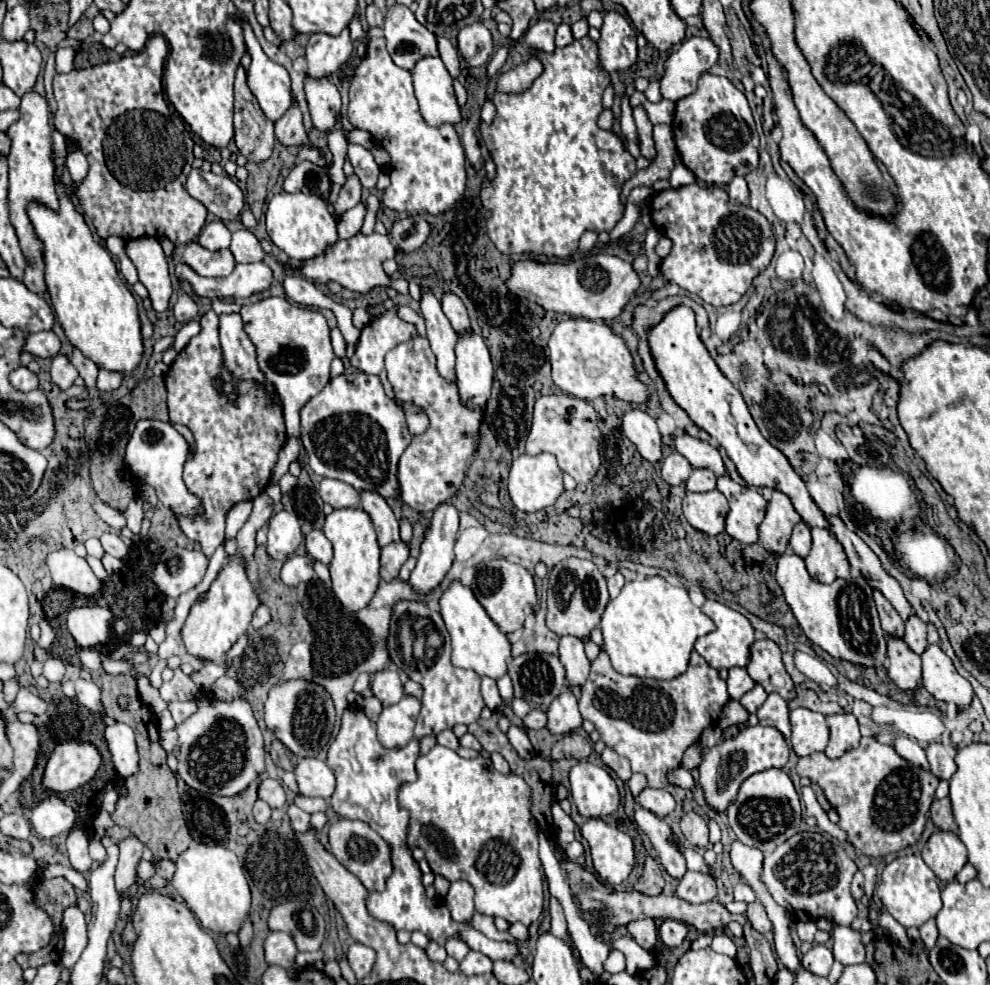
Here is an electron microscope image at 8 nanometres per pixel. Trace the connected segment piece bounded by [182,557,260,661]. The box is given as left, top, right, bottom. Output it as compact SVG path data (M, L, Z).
M230 559L218 573L216 581L210 585L204 601L194 603L190 609L190 615L182 627L182 641L186 653L204 661L216 661L224 657L230 651L230 647L238 641L238 637L246 633L258 605L258 595L246 577L242 559Z

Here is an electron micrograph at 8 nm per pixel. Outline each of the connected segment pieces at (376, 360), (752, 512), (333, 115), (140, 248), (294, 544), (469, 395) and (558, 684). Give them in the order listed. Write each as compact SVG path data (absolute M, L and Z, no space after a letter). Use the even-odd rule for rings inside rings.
M394 309L388 311L382 317L372 319L360 335L360 341L356 345L356 353L352 357L352 367L364 371L364 373L374 373L382 379L384 391L388 397L394 397L392 385L386 379L386 369L384 369L384 355L394 349L398 343L414 339L416 327L398 319Z
M728 475L718 479L718 489L728 497L730 511L726 515L726 533L740 543L756 543L758 541L758 525L766 513L764 497L750 489L732 481Z
M306 77L306 99L312 115L312 123L322 133L332 133L340 115L340 93L330 79L310 79Z
M138 237L126 241L126 255L138 269L138 277L150 293L154 311L162 313L168 307L168 299L172 295L170 275L166 257L162 253L160 243L154 237Z
M284 509L272 515L268 529L268 543L266 543L268 555L272 559L284 561L296 553L300 543L302 543L302 533L300 533L298 517Z
M464 331L456 341L456 383L462 403L484 407L492 389L494 367L488 347L474 331Z
M524 653L514 657L508 665L508 675L514 683L514 695L542 711L548 711L552 699L566 687L560 659L548 653Z

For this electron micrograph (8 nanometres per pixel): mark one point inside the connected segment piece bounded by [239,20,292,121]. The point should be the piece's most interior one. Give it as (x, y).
(269, 83)

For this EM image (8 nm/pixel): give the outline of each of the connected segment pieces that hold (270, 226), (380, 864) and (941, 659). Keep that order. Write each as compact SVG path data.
M304 193L274 195L266 211L266 229L272 243L294 261L308 261L314 259L316 255L324 255L324 251L338 241L336 217L328 211L328 205L316 195Z
M338 819L338 821L334 821L330 825L328 837L330 837L330 851L332 851L332 855L348 871L352 871L364 883L366 889L370 889L370 891L384 891L386 879L392 873L390 847L388 847L388 843L376 831L372 831L364 821Z
M928 645L922 653L922 685L938 701L954 703L960 711L968 709L974 699L972 685L958 675L950 657L936 645Z

